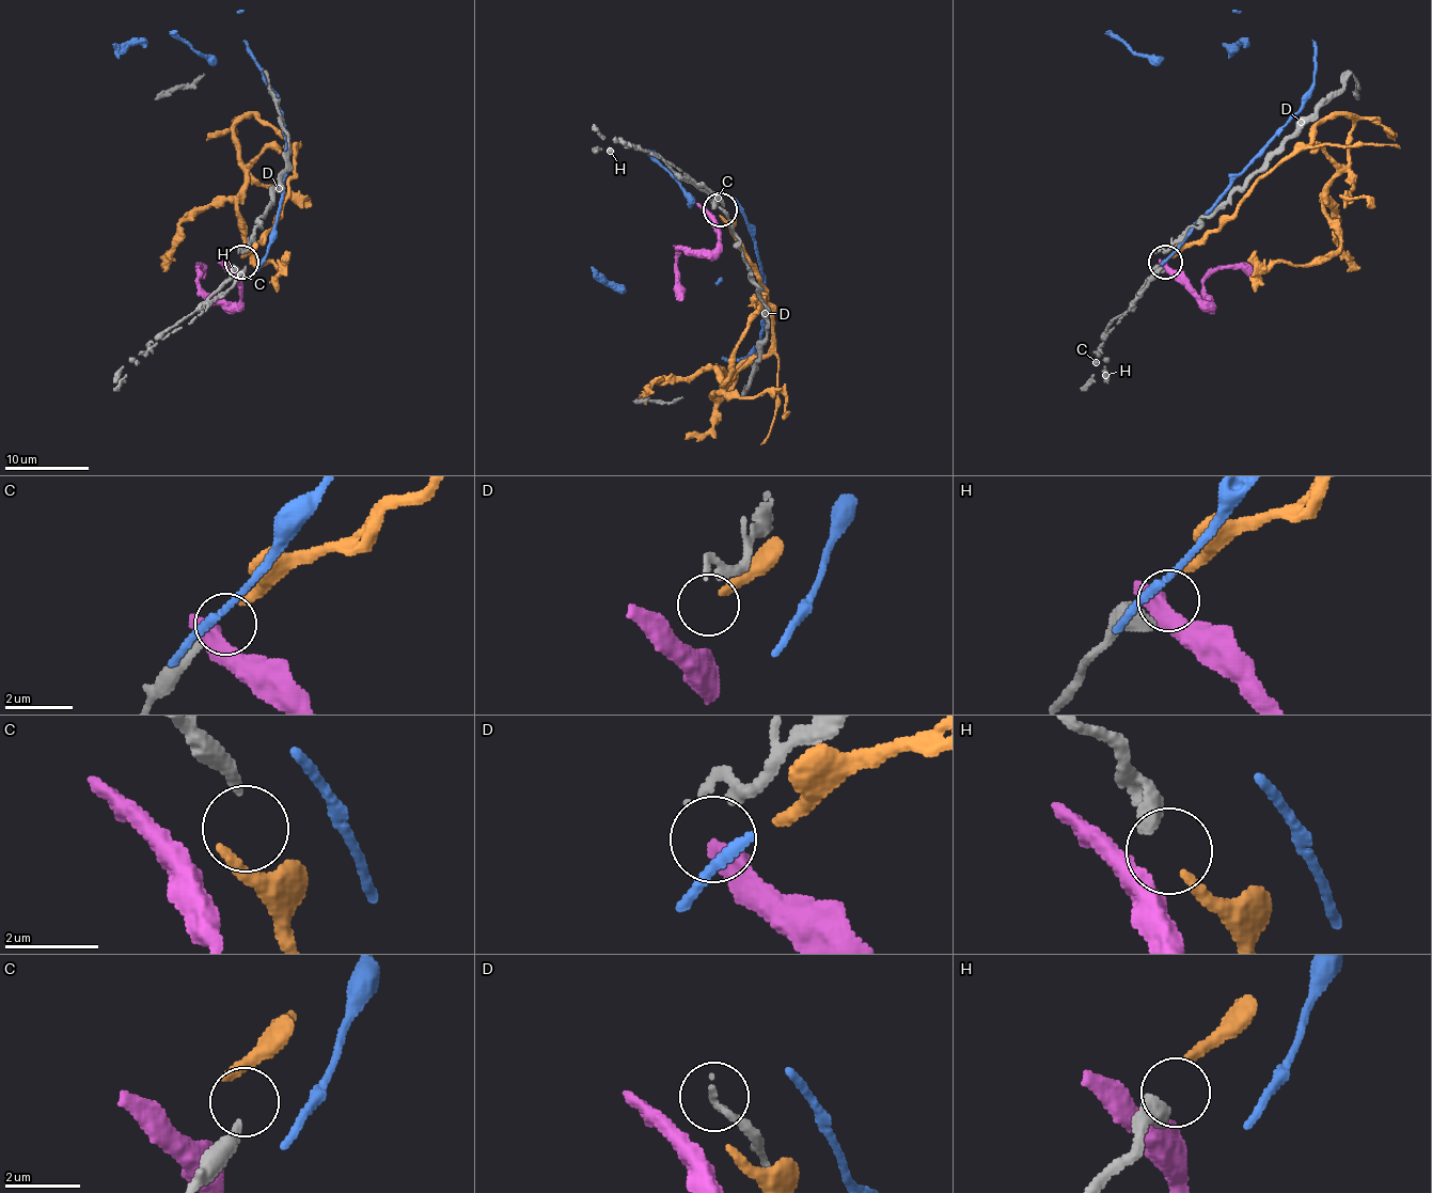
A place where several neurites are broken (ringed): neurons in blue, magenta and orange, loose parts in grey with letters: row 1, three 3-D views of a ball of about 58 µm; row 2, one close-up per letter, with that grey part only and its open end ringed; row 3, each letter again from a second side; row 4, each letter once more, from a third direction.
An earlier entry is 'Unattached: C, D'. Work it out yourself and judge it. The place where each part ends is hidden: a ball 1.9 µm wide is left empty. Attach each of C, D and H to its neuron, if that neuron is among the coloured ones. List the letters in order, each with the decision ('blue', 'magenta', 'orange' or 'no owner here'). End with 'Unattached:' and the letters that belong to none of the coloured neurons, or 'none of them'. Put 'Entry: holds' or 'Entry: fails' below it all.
C: no owner here
D: no owner here
H: orange
Unattached: C, D
Entry: holds

